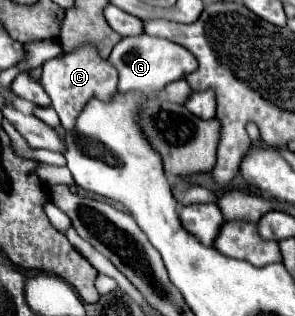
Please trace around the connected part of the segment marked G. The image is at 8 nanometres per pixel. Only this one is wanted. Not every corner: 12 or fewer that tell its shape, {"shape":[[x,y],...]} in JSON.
{"shape":[[148,34],[122,38],[108,60],[118,90],[160,92],[198,60]]}

